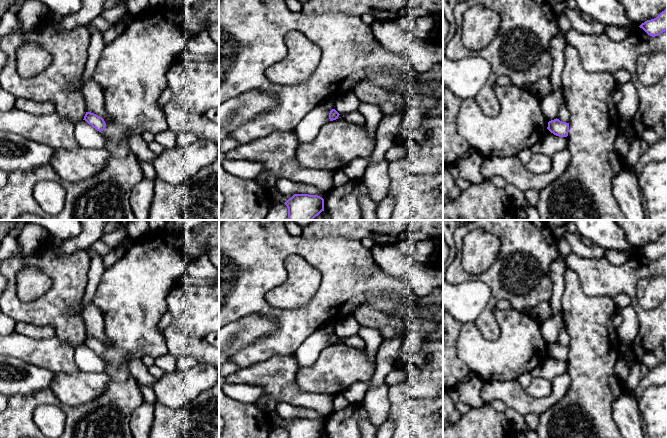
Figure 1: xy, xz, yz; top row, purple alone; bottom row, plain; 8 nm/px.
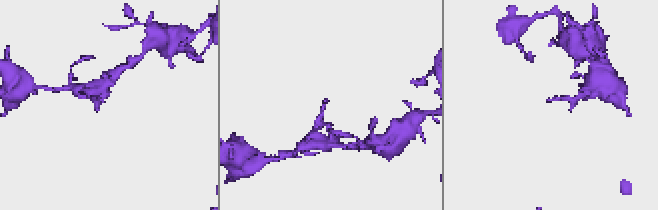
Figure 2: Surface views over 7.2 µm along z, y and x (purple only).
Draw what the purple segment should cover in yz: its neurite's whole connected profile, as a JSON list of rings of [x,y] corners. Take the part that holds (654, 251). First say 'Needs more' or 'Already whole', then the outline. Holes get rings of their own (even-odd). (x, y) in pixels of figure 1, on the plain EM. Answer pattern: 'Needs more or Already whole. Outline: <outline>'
Already whole. Outline: [[[667,233],[662,235],[656,242],[645,245],[639,251],[652,261],[667,255]]]

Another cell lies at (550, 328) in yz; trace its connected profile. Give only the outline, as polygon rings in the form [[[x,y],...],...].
[[[554,314],[547,320],[539,322],[539,324],[545,344],[549,346],[556,343],[564,324],[562,314]]]

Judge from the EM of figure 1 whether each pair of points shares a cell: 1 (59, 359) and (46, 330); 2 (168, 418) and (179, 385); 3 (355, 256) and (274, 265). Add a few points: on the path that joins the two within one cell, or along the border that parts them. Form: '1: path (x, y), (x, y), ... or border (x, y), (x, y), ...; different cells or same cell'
1: border (26, 335), (37, 339), (54, 337); different cells
2: border (193, 400), (178, 408), (169, 408), (155, 403); different cells
3: path (335, 256), (311, 250), (293, 250); same cell

